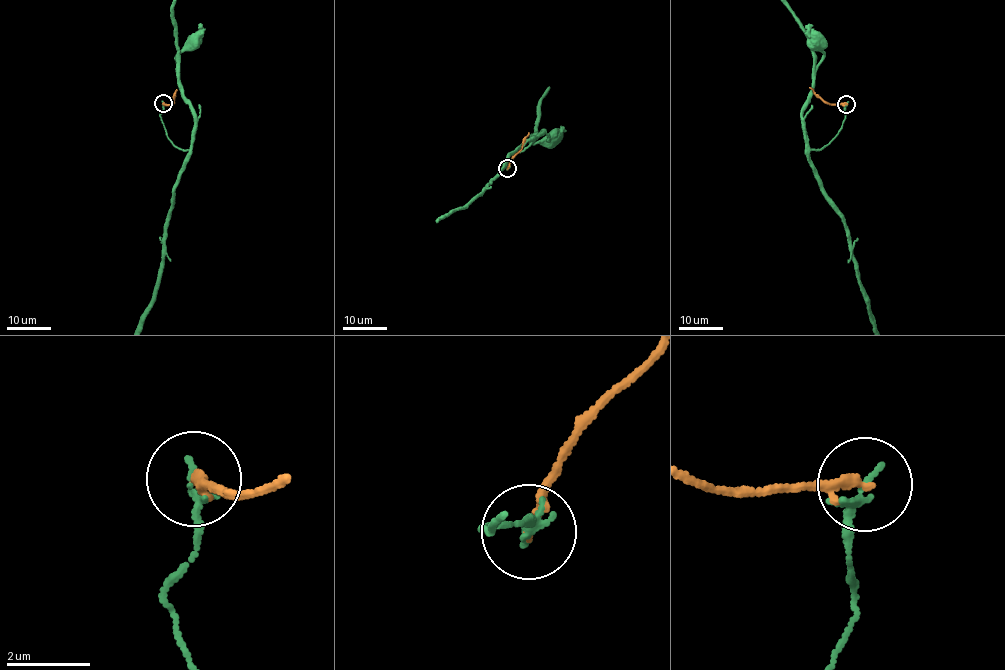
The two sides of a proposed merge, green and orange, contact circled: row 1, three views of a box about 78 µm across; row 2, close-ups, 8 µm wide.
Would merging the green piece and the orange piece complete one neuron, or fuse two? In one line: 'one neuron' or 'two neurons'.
two neurons

